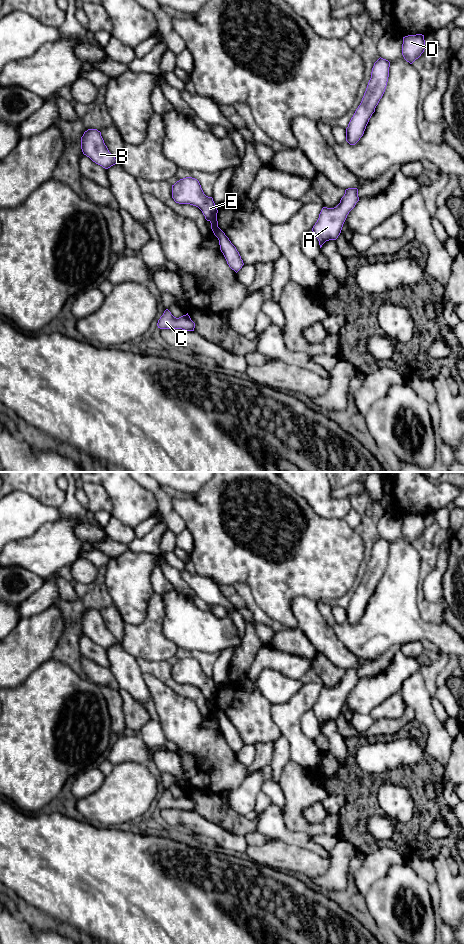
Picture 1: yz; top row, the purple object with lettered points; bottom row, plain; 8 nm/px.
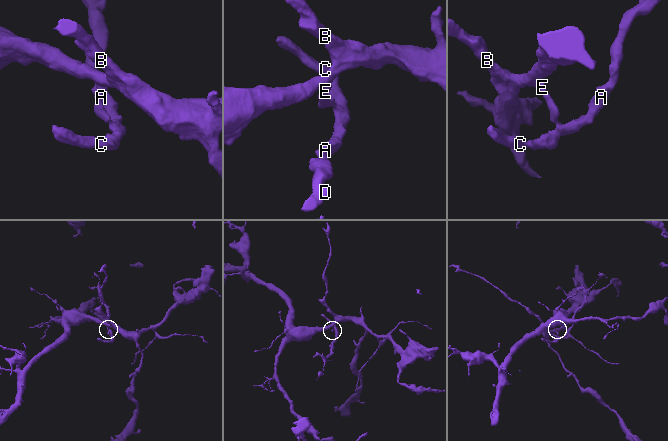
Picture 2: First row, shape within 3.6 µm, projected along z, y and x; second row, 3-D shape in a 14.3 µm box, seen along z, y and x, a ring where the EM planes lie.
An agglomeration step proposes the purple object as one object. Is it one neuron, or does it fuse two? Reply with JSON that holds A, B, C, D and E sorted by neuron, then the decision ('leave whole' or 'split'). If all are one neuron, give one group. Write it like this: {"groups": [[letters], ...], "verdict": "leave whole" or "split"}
{"groups": [["A", "C", "D"], ["B", "E"]], "verdict": "split"}

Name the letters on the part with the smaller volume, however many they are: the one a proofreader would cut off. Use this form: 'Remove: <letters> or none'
Remove: A, C, D

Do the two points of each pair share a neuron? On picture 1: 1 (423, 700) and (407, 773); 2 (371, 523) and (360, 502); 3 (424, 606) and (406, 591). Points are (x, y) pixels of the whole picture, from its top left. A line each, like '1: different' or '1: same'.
1: different
2: same
3: different

